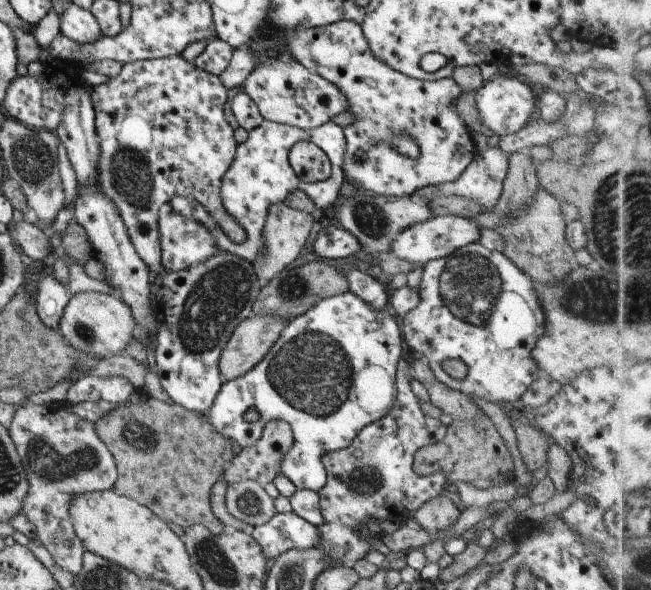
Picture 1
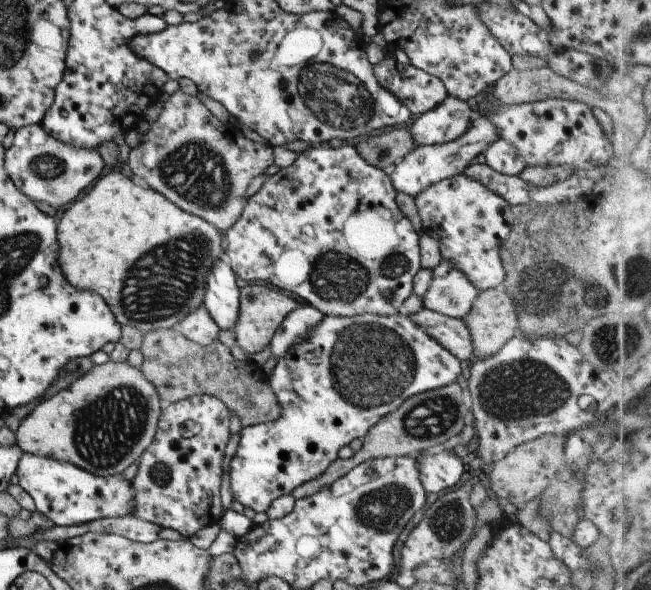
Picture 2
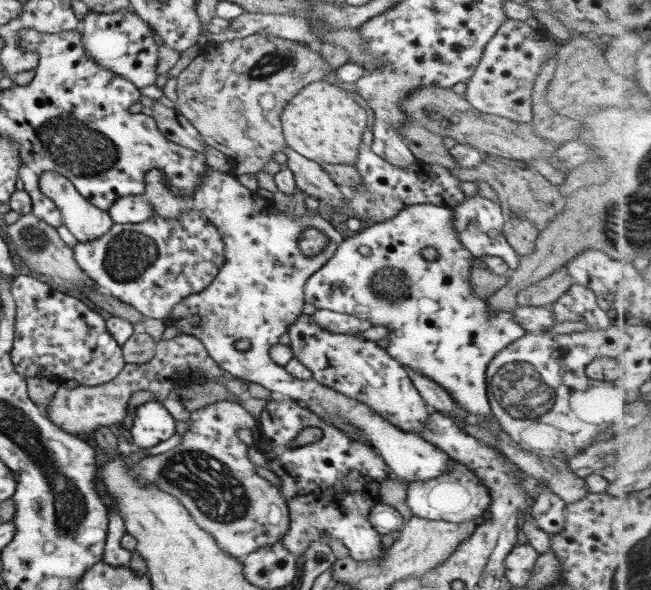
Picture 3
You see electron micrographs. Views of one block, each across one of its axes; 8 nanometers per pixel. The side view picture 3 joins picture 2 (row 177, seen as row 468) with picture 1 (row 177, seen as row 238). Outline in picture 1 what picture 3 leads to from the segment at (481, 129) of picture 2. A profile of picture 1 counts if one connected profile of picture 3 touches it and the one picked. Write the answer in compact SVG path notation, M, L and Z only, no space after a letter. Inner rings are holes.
M263 119L262 124L248 133L246 142L237 145L236 154L230 168L222 177L220 185L222 202L231 211L235 221L243 228L245 238L241 243L235 243L215 226L212 215L193 198L175 196L171 199L171 209L192 222L200 223L213 236L217 250L235 254L248 262L256 261L263 256L265 242L263 232L269 206L281 201L296 190L305 192L317 208L327 211L340 200L340 188L343 183L343 158L346 139L343 128L334 121L328 121L313 129L299 129ZM300 141L312 141L321 148L331 162L331 175L323 181L305 183L300 180L289 163L289 152L293 144Z

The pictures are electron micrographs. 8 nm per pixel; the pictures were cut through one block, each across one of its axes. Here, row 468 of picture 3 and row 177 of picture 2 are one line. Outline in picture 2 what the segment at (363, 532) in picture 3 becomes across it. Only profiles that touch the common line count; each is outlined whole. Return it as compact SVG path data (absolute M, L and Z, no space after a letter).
M322 142L298 152L298 158L292 166L280 169L274 176L268 177L262 188L247 200L242 215L233 226L230 226L224 237L225 260L236 277L239 276L246 282L269 282L284 292L296 294L298 298L305 300L306 304L320 310L322 315L351 318L355 315L371 313L372 315L395 316L403 312L403 303L413 294L413 280L421 270L419 236L414 231L410 220L400 212L396 203L396 194L390 177L382 170L368 164L354 147L348 145L331 147L328 142Z

